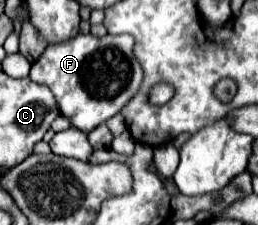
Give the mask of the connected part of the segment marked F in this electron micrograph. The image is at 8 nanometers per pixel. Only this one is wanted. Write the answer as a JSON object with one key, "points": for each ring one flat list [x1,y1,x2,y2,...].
{"points":[[79,33,65,43,49,45,31,65,29,77,31,81,51,89,61,115,65,115,75,129,89,133,129,103,141,87,143,71,133,55,131,35,105,35,97,39,93,35]]}

